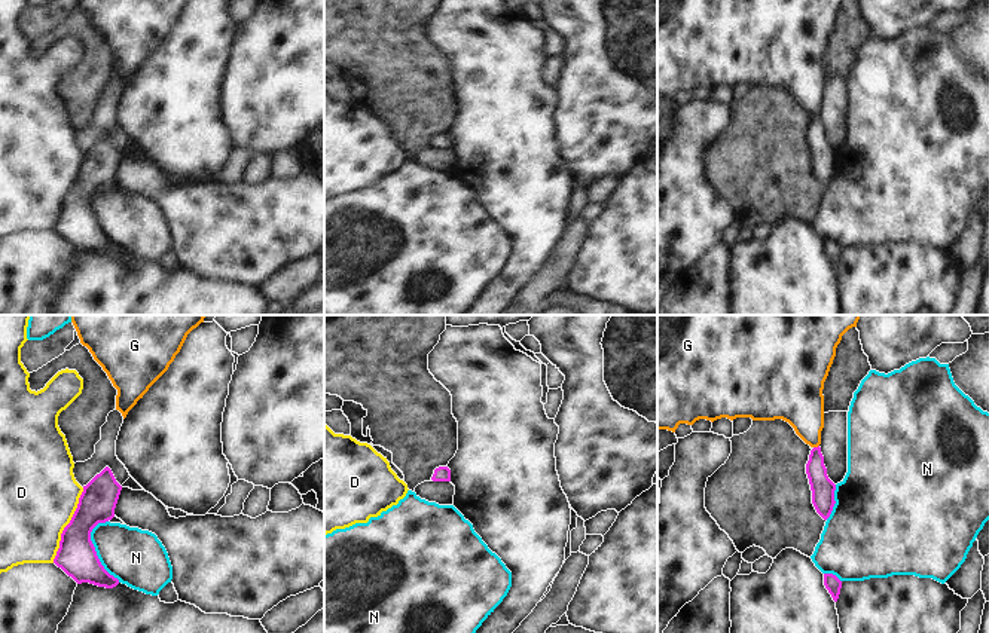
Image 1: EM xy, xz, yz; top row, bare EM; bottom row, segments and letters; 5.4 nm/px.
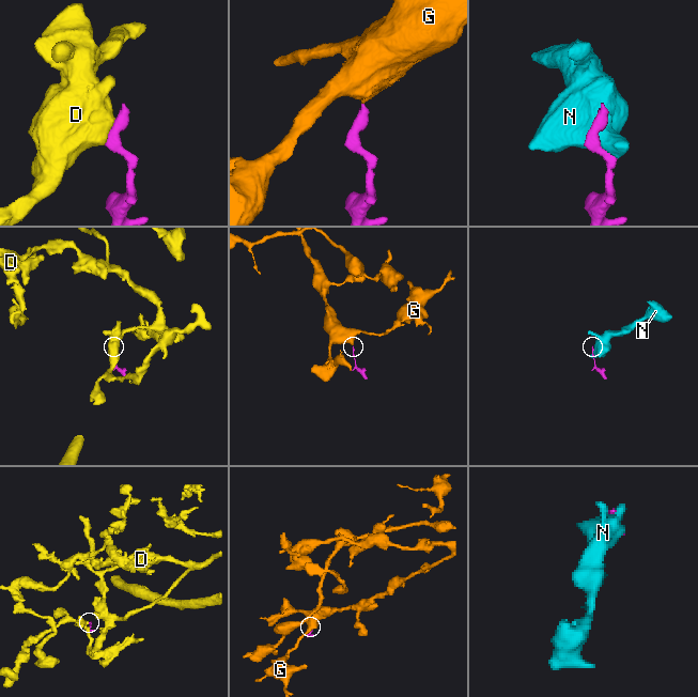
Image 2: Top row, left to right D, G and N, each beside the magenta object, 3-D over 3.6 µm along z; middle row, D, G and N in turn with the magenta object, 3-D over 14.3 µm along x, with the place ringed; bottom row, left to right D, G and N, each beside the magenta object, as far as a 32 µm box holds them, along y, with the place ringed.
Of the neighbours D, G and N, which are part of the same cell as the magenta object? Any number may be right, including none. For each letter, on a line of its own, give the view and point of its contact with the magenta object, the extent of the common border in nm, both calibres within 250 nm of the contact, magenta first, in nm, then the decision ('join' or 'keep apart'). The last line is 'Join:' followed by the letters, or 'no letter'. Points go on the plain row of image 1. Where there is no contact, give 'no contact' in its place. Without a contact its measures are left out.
D: contact xy (67, 192); length 440 nm; calibres 220 and 420 nm; keep apart
G: contact yz (815, 115); length 40 nm; calibres 130 and 240 nm; join
N: contact xy (95, 220); length 340 nm; calibres 220 and 300 nm; keep apart
Join: G

